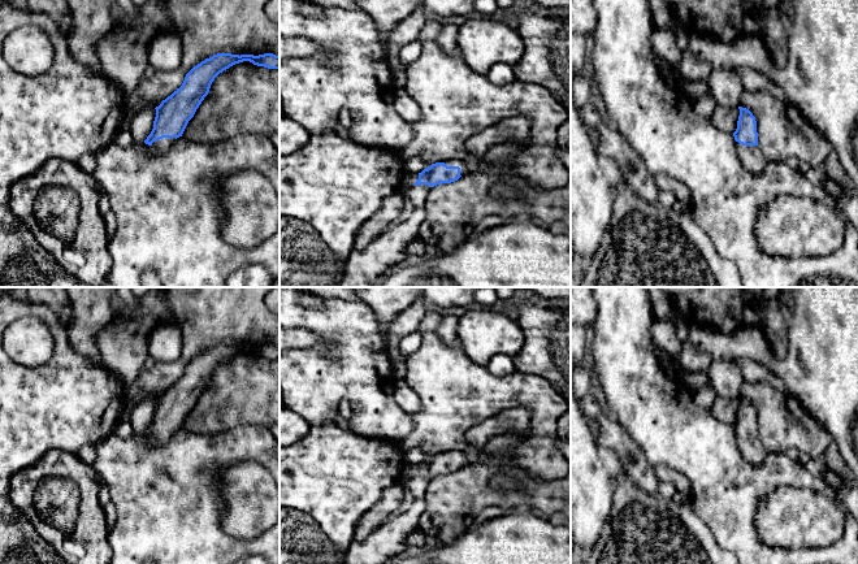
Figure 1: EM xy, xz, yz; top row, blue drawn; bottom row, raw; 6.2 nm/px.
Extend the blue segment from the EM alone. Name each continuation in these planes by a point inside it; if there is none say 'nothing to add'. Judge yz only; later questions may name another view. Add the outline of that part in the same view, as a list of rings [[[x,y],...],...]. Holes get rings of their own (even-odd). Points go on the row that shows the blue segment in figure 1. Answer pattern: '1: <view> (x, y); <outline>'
1: yz (752, 157); [[[736,142],[738,157],[744,168],[753,175],[760,174],[770,160],[759,149],[759,146],[742,146]]]

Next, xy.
1: xy (160, 146); [[[162,138],[160,140],[155,140],[151,146],[150,149],[156,152],[156,153],[164,153],[172,143],[176,140],[176,138]]]

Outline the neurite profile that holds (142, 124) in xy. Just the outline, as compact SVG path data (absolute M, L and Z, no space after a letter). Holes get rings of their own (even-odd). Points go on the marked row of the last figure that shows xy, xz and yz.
M148 108L138 112L130 121L134 142L144 142L153 129L156 109Z

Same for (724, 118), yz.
M716 104L712 114L708 118L719 130L733 134L737 129L738 116L738 108L728 108Z

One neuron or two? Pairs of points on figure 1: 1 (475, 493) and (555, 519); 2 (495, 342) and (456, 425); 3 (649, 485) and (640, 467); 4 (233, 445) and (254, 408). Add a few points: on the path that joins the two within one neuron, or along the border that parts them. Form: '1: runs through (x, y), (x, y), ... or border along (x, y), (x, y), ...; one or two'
1: border along (557, 512), (546, 516); two
2: border along (459, 346), (473, 361), (484, 365); two
3: runs through (646, 481), (640, 471); one
4: border along (265, 424), (242, 424), (215, 433); two

